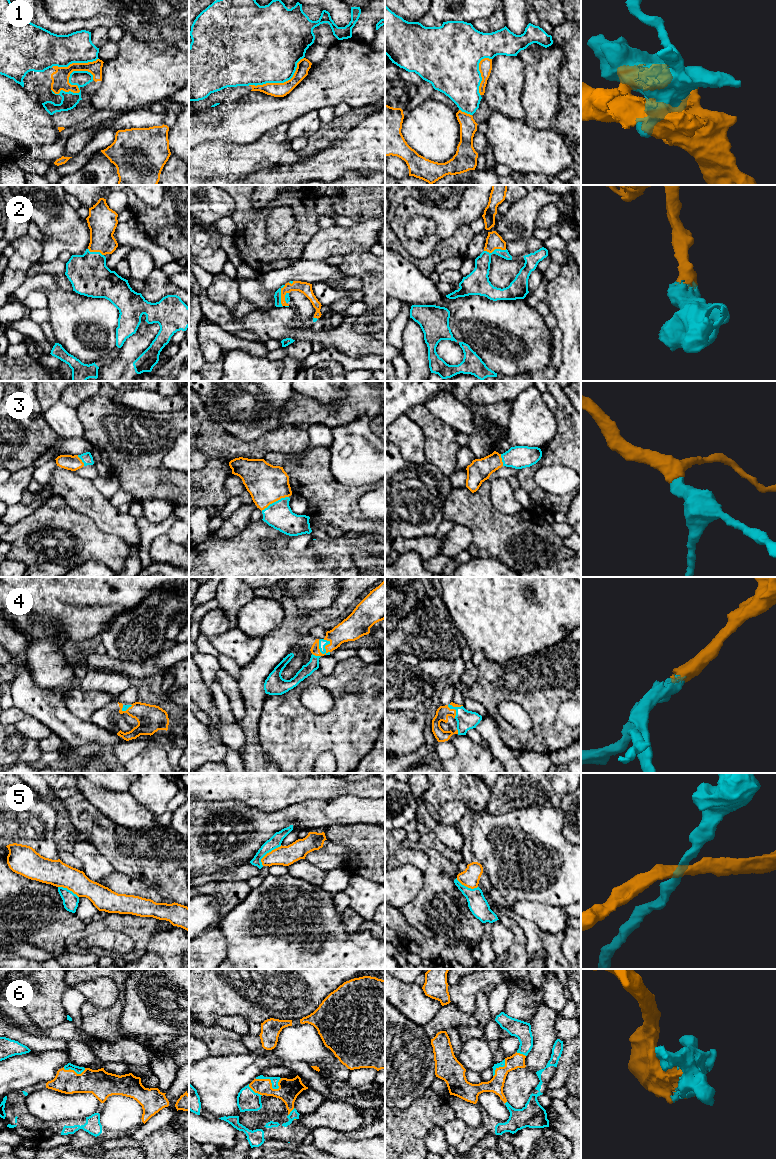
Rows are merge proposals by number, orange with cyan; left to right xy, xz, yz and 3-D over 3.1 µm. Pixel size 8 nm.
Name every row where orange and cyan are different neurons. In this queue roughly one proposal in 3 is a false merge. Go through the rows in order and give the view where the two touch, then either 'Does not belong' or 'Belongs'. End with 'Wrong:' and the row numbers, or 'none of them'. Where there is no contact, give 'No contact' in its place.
1: Touches orange in xy. Does not belong
2: Touches orange in xz. Belongs
3: Touches orange in xz. Belongs
4: Touches orange in xz. Belongs
5: Touches orange in xz. Does not belong
6: Touches orange in xz. Belongs
Wrong: 1, 5

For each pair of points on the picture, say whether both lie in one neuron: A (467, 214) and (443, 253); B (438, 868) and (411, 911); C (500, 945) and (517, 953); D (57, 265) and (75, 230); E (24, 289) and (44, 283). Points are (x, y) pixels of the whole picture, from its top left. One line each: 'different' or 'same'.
A: different
B: same
C: different
D: different
E: same

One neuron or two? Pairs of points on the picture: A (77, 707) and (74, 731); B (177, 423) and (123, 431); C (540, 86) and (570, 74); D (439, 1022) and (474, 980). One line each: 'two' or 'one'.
A: two
B: one
C: two
D: two

